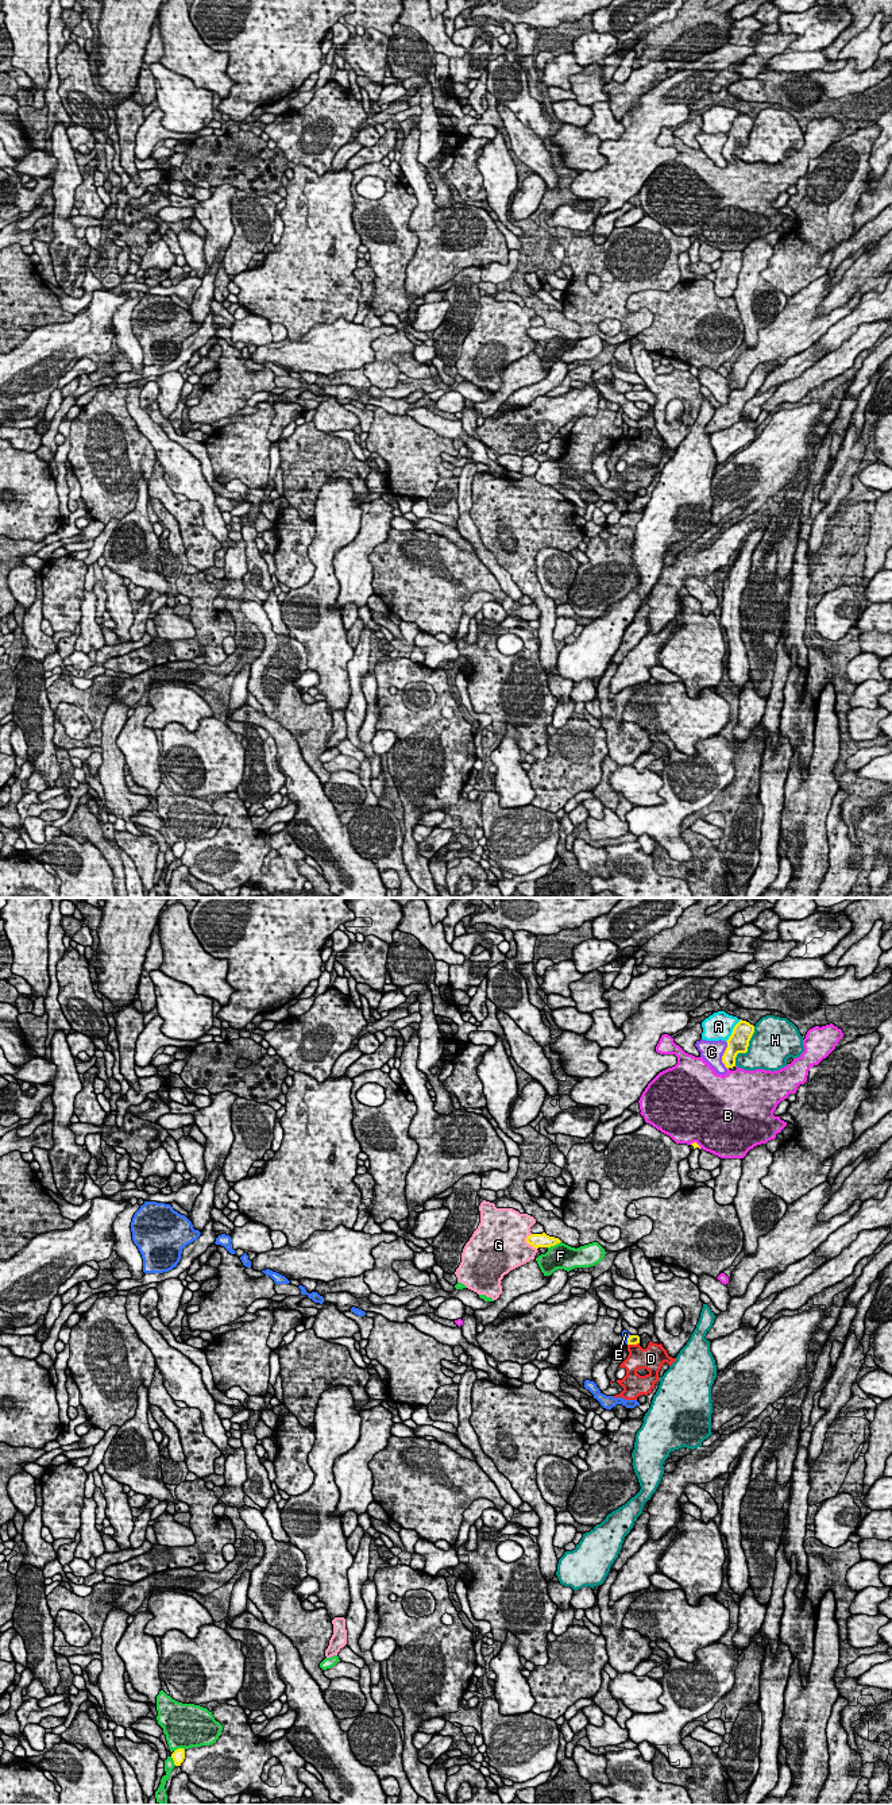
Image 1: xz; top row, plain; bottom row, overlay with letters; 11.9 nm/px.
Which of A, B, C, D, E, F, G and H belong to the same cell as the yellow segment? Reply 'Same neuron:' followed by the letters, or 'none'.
Same neuron: none

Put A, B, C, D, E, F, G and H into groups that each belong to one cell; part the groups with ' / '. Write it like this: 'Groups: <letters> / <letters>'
Groups: A / B / C / D / E / F / G / H

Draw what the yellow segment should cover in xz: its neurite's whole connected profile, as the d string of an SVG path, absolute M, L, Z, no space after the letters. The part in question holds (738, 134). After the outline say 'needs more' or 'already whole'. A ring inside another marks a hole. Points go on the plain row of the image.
M741 112L734 119L731 128L726 134L727 140L722 149L722 155L727 162L735 159L735 150L738 146L748 144L749 134L753 126L754 126L754 119L746 113Z; already whole

